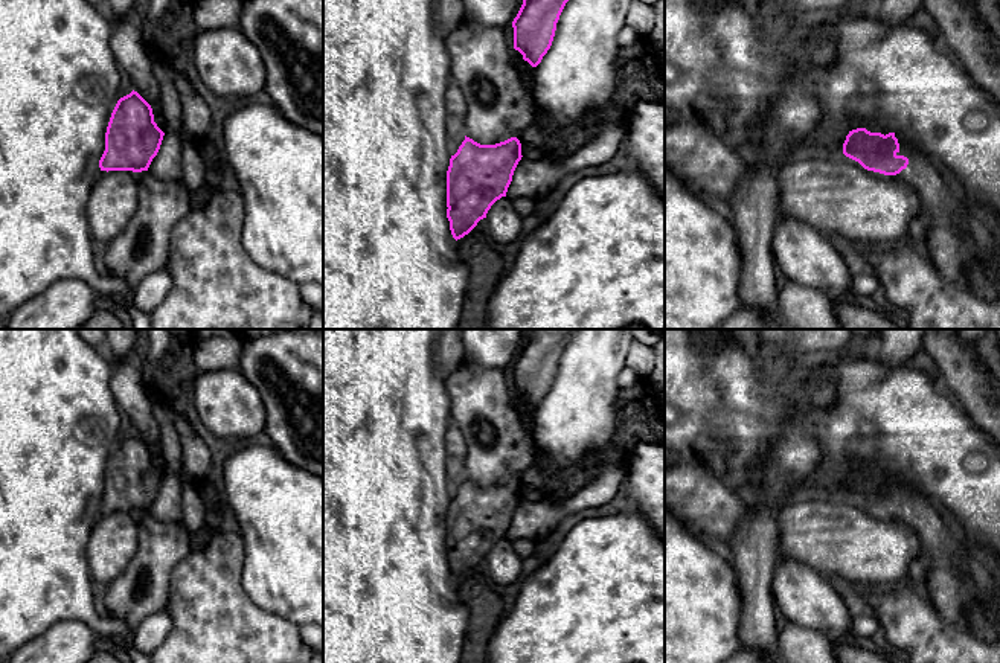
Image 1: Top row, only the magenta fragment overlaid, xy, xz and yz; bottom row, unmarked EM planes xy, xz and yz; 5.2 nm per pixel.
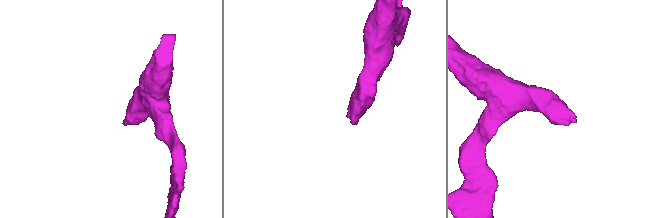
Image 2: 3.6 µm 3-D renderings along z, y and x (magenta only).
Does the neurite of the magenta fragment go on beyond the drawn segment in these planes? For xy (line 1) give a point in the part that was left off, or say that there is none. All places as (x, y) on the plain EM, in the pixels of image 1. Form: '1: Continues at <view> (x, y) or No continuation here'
1: No continuation here

